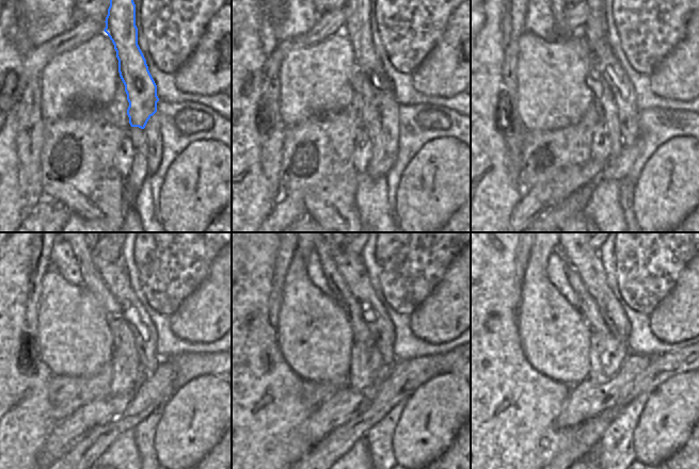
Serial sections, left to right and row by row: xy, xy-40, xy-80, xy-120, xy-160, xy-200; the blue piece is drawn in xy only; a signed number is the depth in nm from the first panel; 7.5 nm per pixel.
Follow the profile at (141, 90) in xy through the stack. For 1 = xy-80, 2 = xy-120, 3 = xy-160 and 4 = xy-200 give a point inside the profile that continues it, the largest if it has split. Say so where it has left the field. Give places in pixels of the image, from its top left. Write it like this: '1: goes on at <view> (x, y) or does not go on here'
1: goes on at xy-80 (594, 31)
2: goes on at xy-120 (138, 319)
3: goes on at xy-160 (377, 319)
4: goes on at xy-200 (618, 320)

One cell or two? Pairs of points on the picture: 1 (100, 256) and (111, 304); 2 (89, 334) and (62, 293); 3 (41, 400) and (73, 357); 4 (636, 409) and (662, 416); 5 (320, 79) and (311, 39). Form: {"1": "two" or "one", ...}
{"1": "two", "2": "one", "3": "two", "4": "two", "5": "two"}

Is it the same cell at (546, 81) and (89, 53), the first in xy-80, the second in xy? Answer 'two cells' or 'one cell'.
one cell

